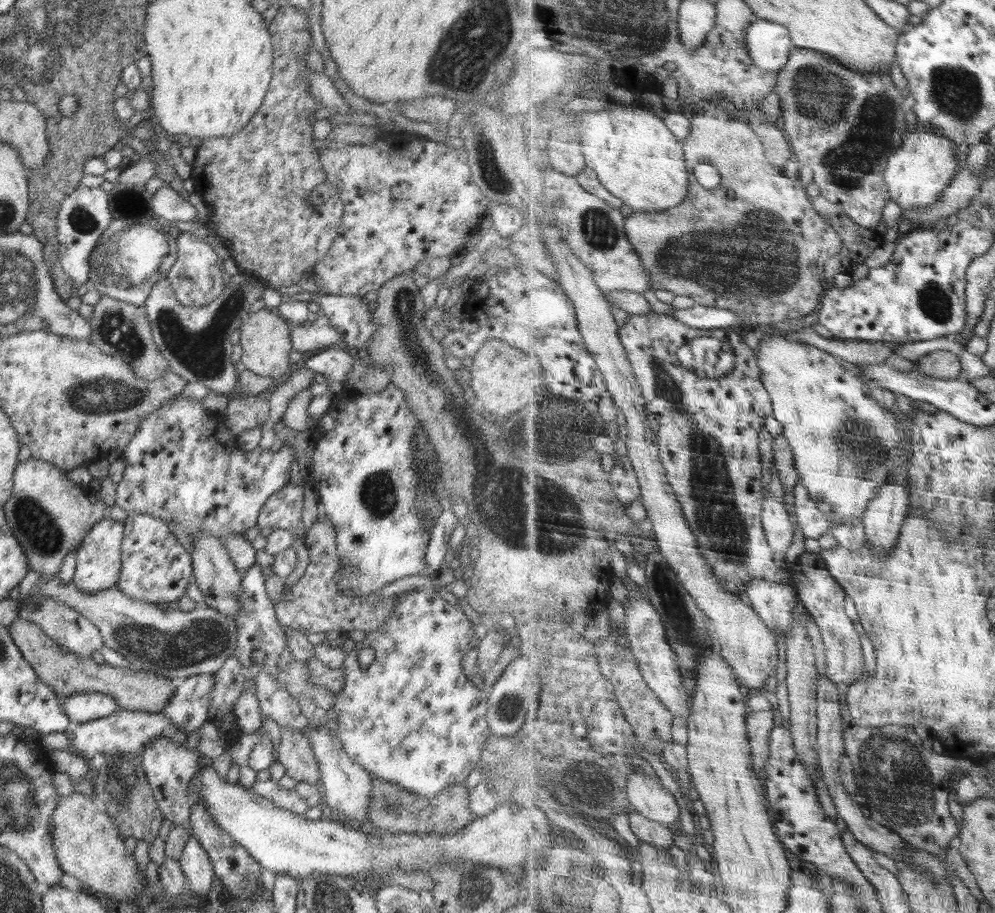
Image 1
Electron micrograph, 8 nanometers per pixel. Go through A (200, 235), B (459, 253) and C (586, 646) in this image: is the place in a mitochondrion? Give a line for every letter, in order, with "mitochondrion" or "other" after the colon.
A: other
B: other
C: other

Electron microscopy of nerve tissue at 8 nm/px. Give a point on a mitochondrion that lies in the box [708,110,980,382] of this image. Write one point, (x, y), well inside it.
(936, 303)

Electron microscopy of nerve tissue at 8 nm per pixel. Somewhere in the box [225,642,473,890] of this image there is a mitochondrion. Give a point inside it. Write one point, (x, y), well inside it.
(391, 804)

